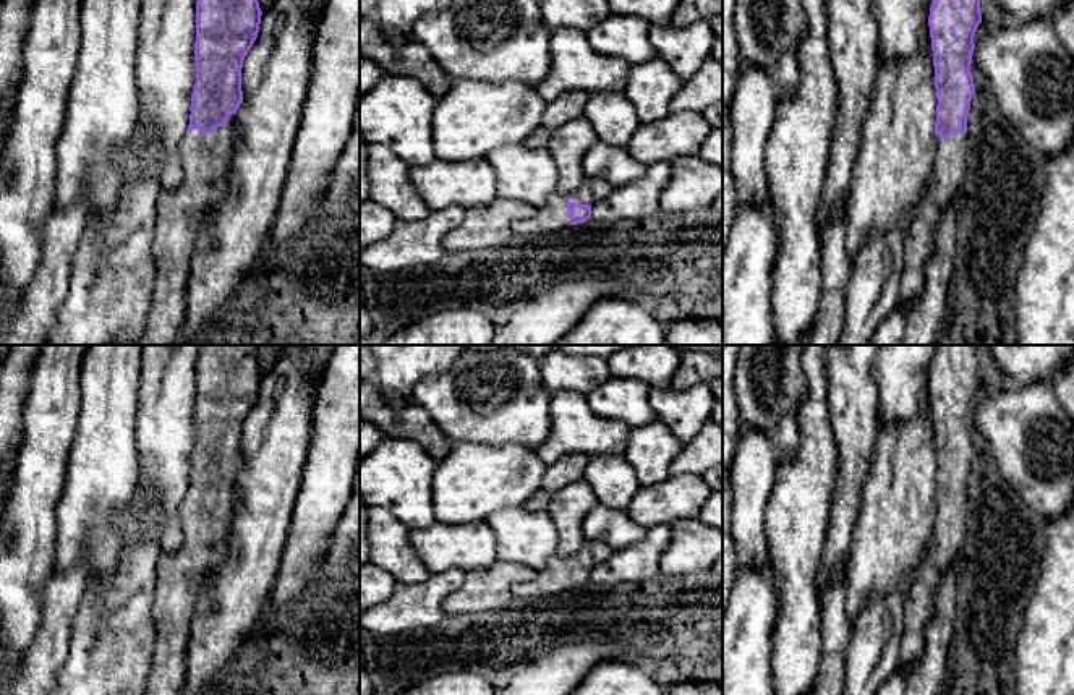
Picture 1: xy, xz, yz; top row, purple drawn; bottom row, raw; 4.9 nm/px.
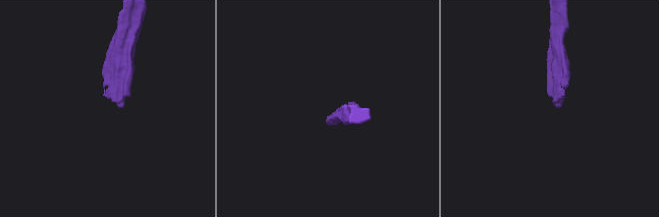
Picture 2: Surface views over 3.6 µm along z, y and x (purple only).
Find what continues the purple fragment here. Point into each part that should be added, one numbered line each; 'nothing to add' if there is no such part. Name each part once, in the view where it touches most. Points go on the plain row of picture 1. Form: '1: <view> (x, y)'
1: xy (182, 575)

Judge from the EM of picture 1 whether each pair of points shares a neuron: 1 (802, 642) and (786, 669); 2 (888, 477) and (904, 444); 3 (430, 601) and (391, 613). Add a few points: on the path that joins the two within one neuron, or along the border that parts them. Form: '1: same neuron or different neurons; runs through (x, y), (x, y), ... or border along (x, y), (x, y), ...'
1: same neuron; runs through (797, 648), (792, 663)
2: same neuron; runs through (896, 469), (904, 460), (904, 452)
3: same neuron; runs through (420, 606), (412, 606), (400, 613)

